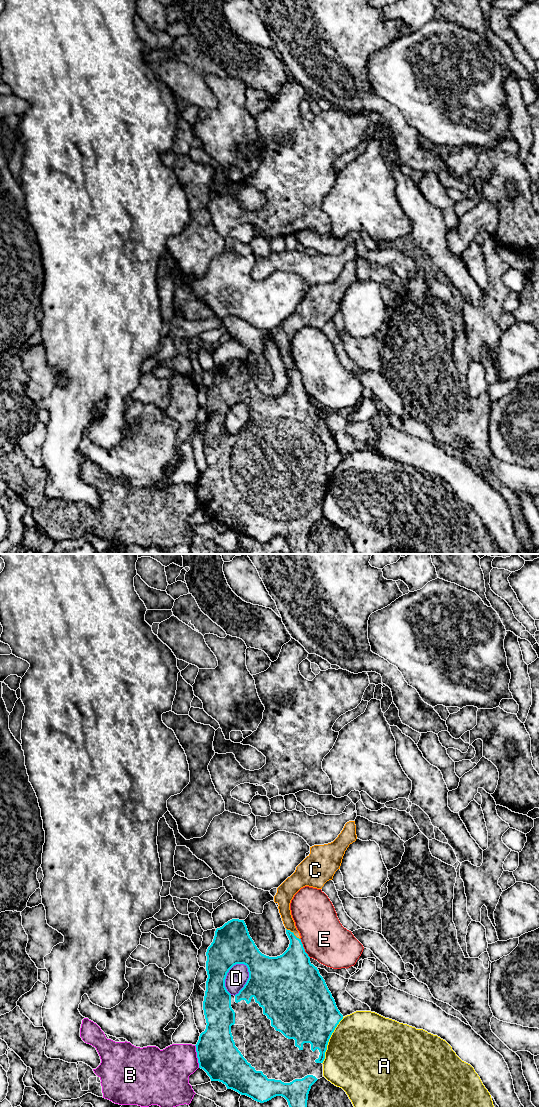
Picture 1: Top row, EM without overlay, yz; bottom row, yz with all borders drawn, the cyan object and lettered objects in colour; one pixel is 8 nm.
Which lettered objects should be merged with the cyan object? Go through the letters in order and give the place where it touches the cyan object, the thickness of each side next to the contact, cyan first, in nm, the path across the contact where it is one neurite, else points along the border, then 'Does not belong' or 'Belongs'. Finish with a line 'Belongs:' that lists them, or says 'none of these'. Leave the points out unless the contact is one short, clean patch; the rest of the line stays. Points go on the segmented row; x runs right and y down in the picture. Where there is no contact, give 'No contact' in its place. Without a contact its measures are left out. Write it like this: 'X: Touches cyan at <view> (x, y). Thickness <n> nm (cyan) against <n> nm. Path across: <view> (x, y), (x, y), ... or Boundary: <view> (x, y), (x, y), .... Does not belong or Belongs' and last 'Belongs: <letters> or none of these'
A: Touches cyan at yz (328, 1040). Thickness 440 nm (cyan) against 500 nm. Does not belong
B: Touches cyan at yz (197, 1056). Thickness 320 nm (cyan) against 340 nm. Does not belong
C: Touches cyan at yz (293, 933). Thickness 260 nm (cyan) against 100 nm. Path across: yz (294, 964), (293, 933), (284, 910), (284, 904). Belongs
D: Touches cyan at yz (226, 975). Thickness 320 nm (cyan) against 170 nm. Does not belong
E: Touches cyan at yz (303, 948). Thickness 380 nm (cyan) against 360 nm. Does not belong
Belongs: C

